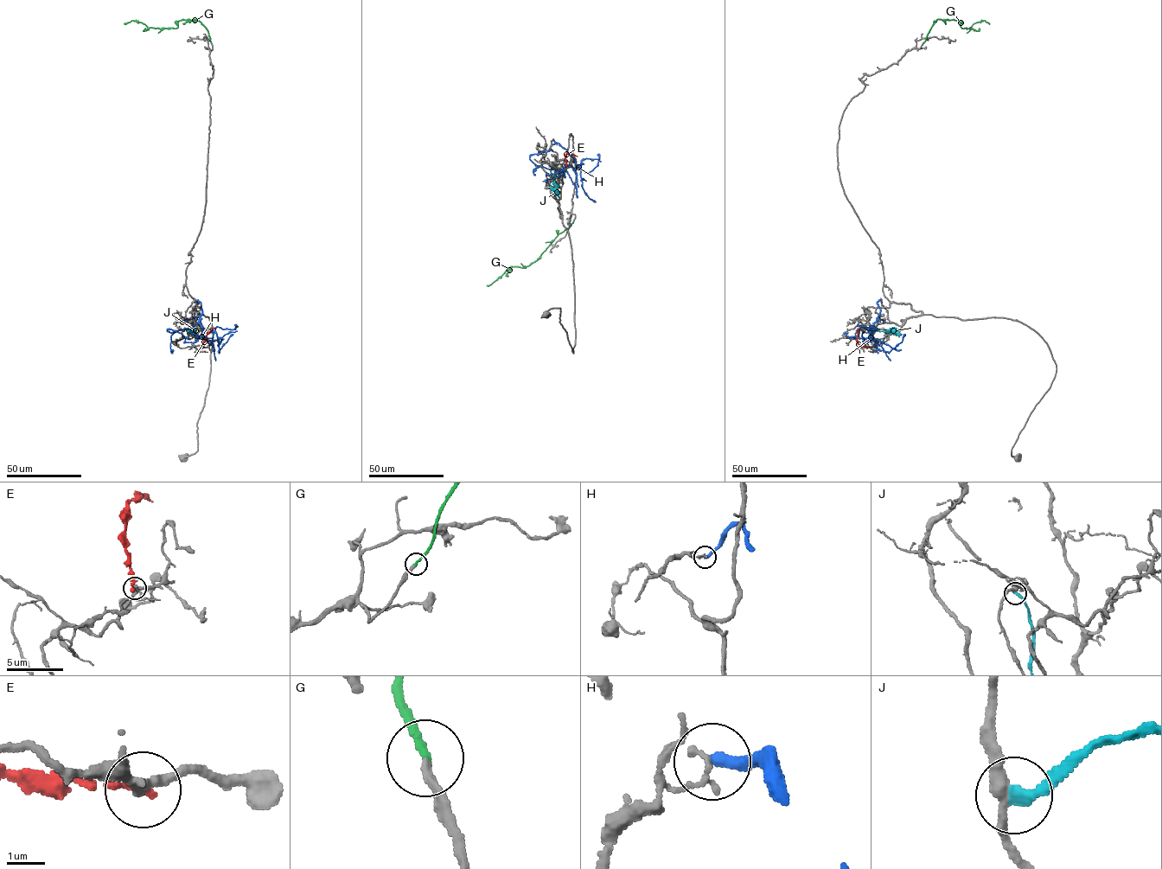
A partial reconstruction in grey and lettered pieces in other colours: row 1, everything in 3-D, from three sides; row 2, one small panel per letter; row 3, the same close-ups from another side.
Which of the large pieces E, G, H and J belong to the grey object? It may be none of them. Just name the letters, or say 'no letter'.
G

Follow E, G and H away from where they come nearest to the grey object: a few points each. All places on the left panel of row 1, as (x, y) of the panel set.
E: (204, 347), (205, 337), (214, 328)
G: (211, 42), (207, 29), (196, 19), (180, 20), (174, 28), (148, 28), (133, 20), (124, 22)
H: (195, 300), (201, 303), (200, 323), (204, 332), (216, 333), (220, 352), (233, 334)

